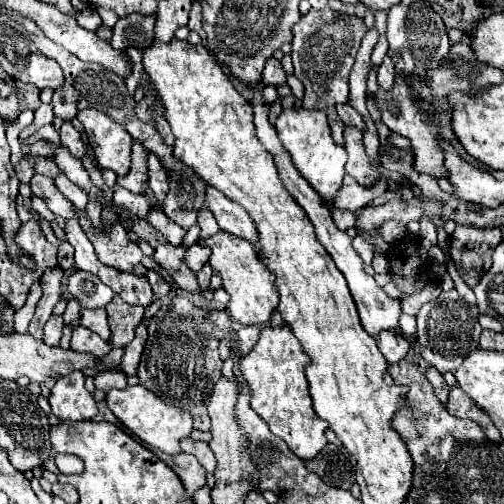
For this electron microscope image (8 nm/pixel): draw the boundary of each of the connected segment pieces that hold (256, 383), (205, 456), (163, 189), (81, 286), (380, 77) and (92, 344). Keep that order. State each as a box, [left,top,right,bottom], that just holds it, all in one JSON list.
[[241,323,327,459],[181,437,217,473],[147,153,169,201],[67,271,113,309],[377,53,395,91],[71,325,111,357]]

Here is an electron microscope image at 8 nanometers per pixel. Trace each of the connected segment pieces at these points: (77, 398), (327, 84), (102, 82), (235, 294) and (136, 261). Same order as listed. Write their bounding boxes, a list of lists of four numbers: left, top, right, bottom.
[[49,371,97,421],[293,9,367,145],[23,19,137,125],[197,231,277,325],[75,209,147,275]]

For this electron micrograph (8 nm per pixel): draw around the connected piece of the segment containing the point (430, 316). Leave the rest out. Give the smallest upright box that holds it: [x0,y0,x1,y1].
[417,289,483,373]

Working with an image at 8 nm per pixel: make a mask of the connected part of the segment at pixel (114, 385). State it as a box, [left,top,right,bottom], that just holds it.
[95,371,127,393]

